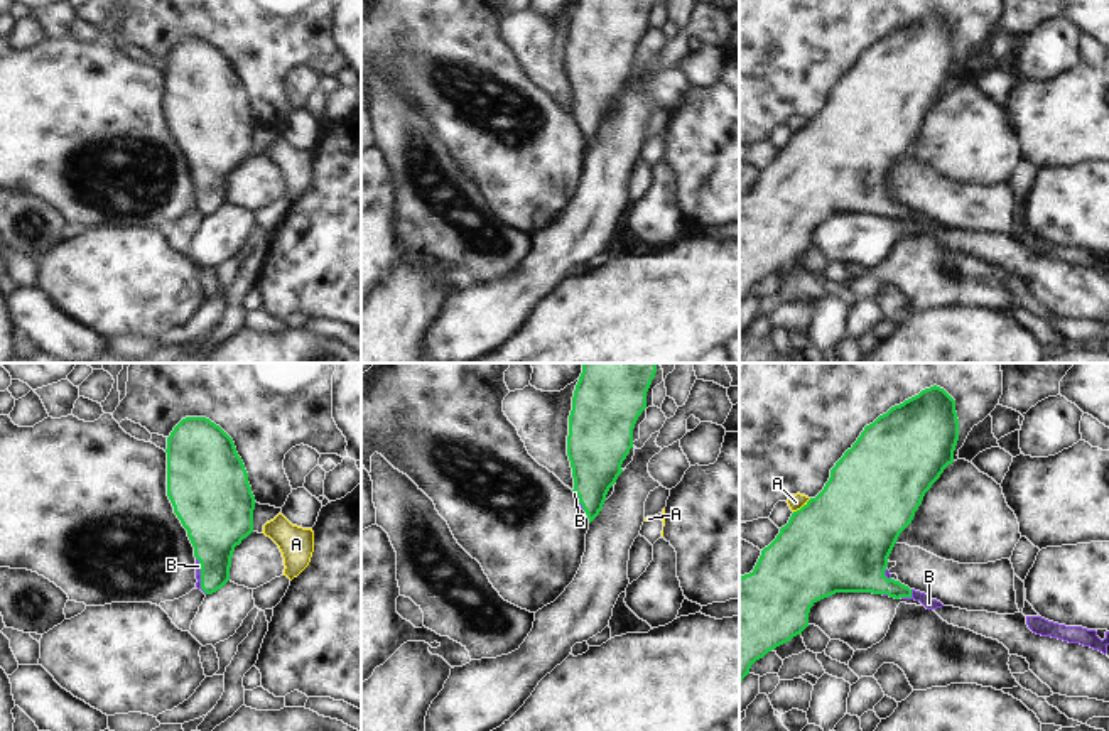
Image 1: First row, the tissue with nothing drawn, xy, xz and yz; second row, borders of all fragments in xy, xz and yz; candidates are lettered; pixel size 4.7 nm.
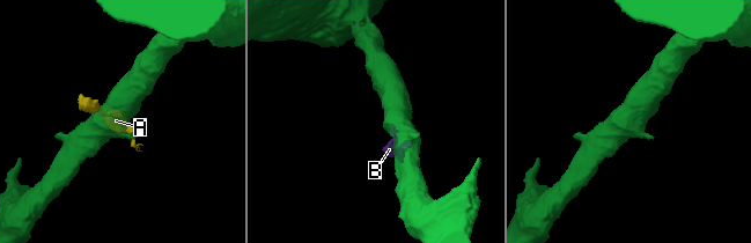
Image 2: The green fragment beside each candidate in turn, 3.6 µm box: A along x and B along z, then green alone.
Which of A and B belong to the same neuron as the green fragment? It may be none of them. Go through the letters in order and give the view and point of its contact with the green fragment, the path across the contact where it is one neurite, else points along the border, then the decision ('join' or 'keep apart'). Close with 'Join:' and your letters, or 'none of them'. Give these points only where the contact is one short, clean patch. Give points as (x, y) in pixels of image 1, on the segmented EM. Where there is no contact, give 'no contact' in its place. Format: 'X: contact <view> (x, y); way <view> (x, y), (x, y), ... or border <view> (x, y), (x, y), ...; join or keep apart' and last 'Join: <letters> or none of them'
A: contact yz (804, 505); border yz (811, 498), (794, 512); keep apart
B: contact yz (908, 596); way yz (863, 571), (908, 596), (922, 596), (929, 603); join
Join: B

